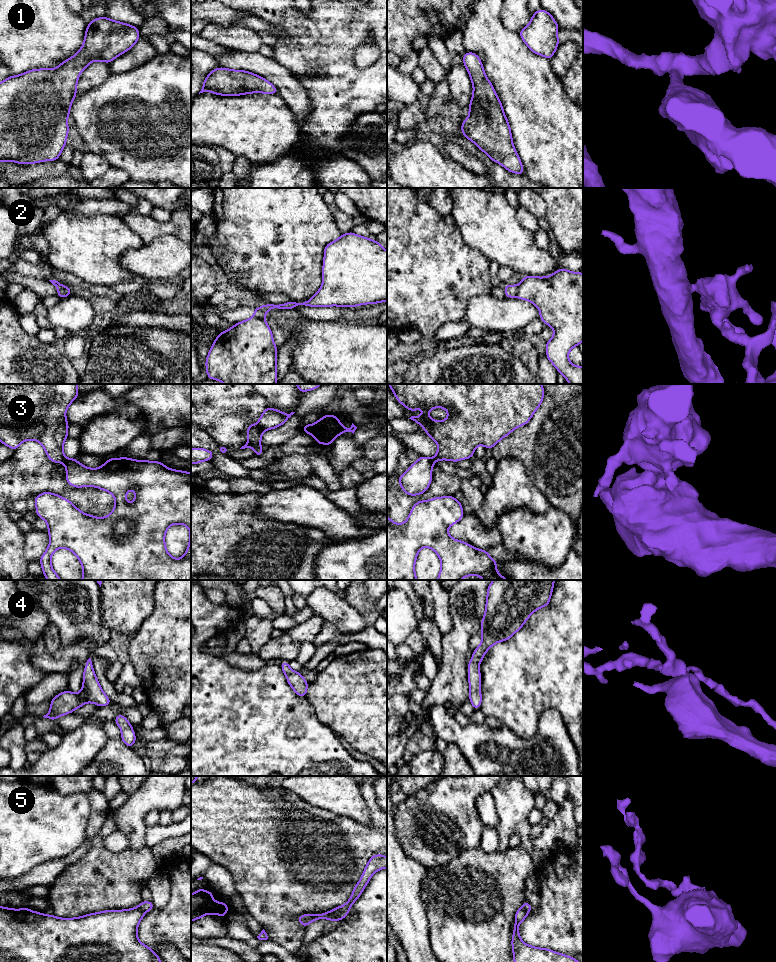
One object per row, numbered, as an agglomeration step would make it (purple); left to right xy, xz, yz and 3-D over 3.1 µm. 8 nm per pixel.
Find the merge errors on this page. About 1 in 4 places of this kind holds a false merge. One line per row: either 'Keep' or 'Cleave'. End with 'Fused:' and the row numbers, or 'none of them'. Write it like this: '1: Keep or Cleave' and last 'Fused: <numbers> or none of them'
1: Keep
2: Cleave
3: Cleave
4: Keep
5: Cleave
Fused: 2, 3, 5

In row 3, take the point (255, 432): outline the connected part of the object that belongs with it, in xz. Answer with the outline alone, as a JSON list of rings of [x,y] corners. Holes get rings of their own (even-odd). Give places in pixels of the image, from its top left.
[[[248,424],[247,432],[248,441],[240,449],[253,448],[255,450],[255,457],[262,456],[264,454],[264,451],[261,449],[261,437],[263,430],[259,427],[259,425]]]

